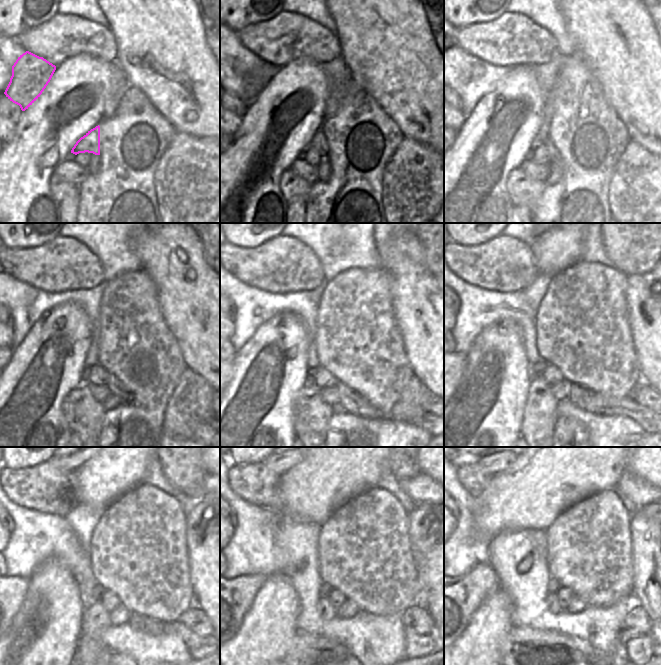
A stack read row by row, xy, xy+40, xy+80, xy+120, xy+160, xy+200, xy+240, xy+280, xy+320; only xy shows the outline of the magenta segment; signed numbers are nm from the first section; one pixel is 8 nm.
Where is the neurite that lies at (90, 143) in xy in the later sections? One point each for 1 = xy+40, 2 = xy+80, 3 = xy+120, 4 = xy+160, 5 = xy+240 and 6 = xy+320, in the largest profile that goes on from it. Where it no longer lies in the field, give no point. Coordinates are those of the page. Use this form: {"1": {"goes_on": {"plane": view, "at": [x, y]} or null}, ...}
{"1": {"goes_on": {"plane": "xy+40", "at": [318, 142]}}, "2": {"goes_on": {"plane": "xy+80", "at": [546, 142]}}, "3": {"goes_on": {"plane": "xy+120", "at": [116, 388]}}, "4": {"goes_on": {"plane": "xy+160", "at": [351, 401]}}, "5": {"goes_on": {"plane": "xy+240", "at": [198, 646]}}, "6": {"goes_on": {"plane": "xy+320", "at": [641, 648]}}}

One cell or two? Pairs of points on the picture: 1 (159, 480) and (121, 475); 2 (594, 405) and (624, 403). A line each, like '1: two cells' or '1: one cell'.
1: two cells
2: one cell

